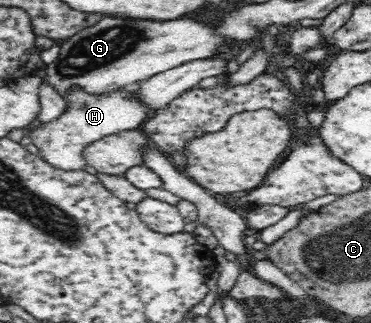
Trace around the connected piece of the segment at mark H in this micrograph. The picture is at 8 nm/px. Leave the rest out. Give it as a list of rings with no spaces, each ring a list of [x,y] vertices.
[[[70,86],[70,92],[62,96],[66,101],[66,112],[60,118],[31,127],[26,134],[38,147],[40,157],[54,168],[66,171],[82,169],[86,146],[122,131],[140,129],[141,124],[153,114],[154,110],[149,110],[147,104],[131,94],[130,88],[120,88],[108,94],[88,94],[79,86]]]

